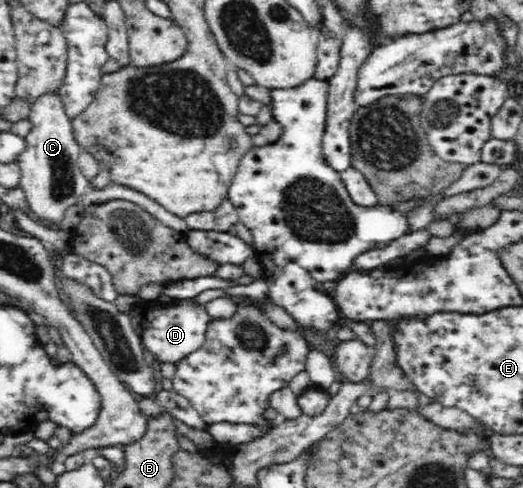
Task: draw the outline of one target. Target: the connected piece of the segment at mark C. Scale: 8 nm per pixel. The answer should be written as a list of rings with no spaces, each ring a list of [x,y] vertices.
[[[57,91],[34,99],[28,117],[32,123],[31,131],[24,137],[26,150],[16,159],[21,171],[19,185],[25,192],[30,213],[42,223],[57,226],[63,221],[65,211],[91,189],[90,181],[78,166],[83,151],[73,137],[72,122],[64,104]]]

